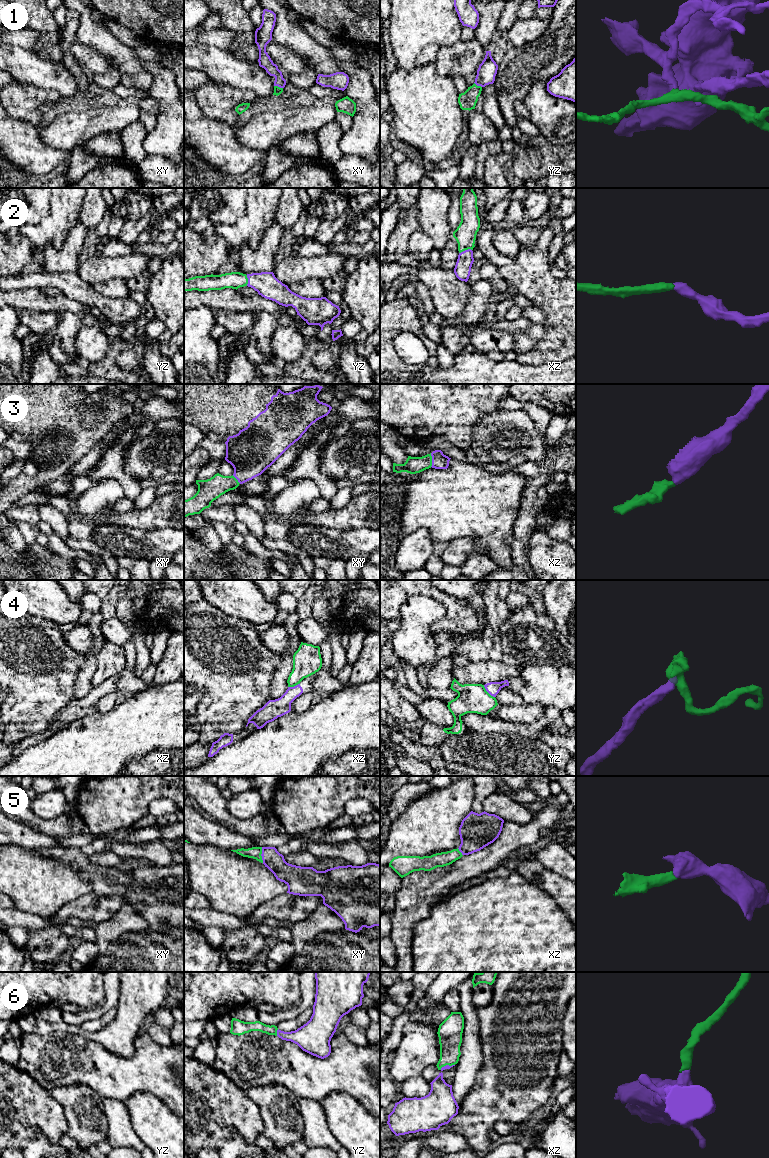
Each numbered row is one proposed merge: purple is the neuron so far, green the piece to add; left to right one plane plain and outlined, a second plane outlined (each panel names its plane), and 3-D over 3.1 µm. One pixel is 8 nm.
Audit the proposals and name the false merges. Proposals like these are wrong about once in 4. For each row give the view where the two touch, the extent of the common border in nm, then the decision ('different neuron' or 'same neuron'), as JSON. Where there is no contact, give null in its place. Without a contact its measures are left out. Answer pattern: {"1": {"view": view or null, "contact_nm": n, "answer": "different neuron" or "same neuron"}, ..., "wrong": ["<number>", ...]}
{"1": {"view": "xy", "contact_nm": 80, "answer": "same neuron"}, "2": {"view": "xz", "contact_nm": 110, "answer": "same neuron"}, "3": {"view": "xz", "contact_nm": 110, "answer": "same neuron"}, "4": {"view": "yz", "contact_nm": 140, "answer": "different neuron"}, "5": {"view": "xy", "contact_nm": 130, "answer": "same neuron"}, "6": {"view": "yz", "contact_nm": 60, "answer": "same neuron"}, "wrong": ["4"]}

